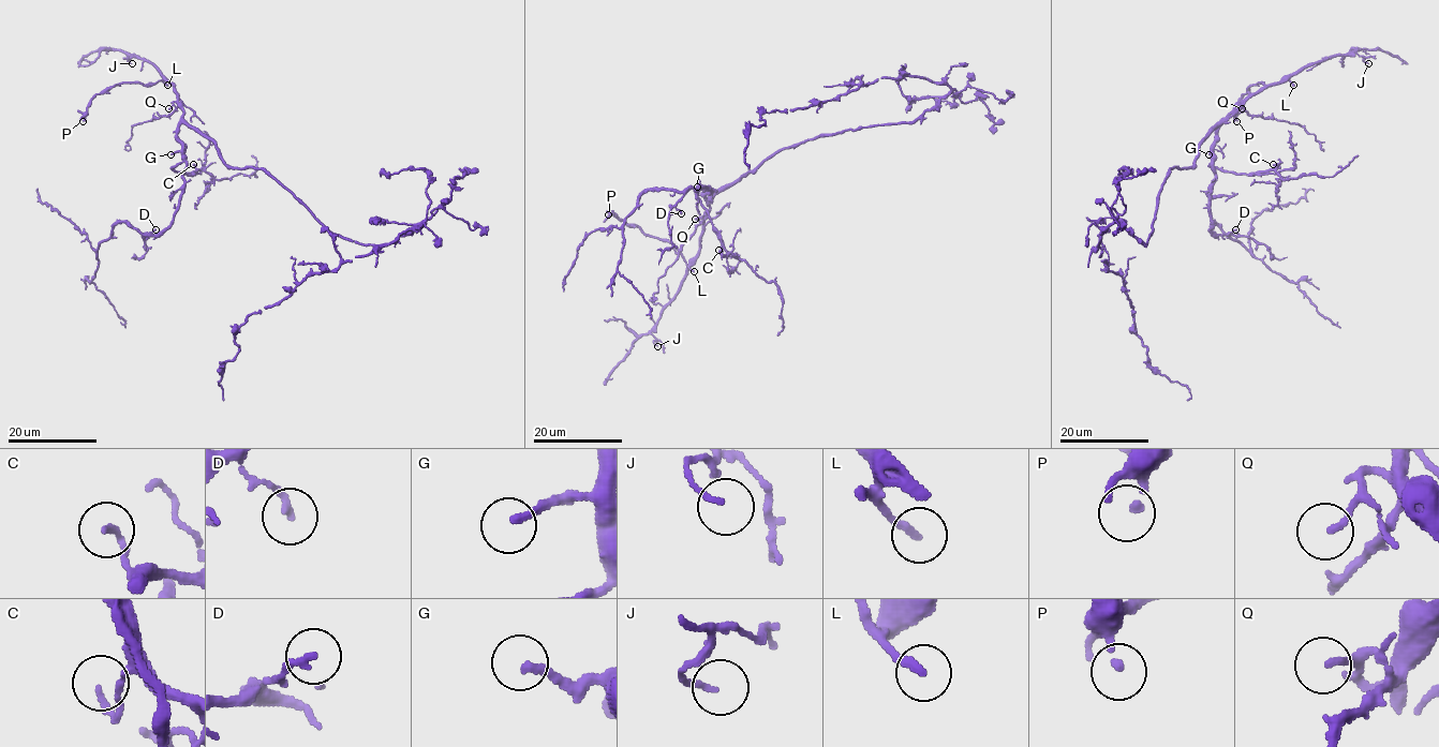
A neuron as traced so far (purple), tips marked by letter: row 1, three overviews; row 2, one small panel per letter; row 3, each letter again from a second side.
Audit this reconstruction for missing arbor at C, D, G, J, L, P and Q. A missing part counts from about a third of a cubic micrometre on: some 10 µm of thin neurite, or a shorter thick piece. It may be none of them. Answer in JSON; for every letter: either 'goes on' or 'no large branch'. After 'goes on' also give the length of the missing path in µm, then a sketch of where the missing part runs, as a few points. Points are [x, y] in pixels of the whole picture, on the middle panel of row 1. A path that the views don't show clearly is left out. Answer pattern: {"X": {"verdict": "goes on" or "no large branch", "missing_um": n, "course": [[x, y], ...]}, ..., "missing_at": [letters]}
{"C": {"verdict": "no large branch"}, "D": {"verdict": "no large branch"}, "G": {"verdict": "goes on", "missing_um": 20, "course": [[697, 187], [653, 184], [643, 198]]}, "J": {"verdict": "no large branch"}, "L": {"verdict": "no large branch"}, "P": {"verdict": "no large branch"}, "Q": {"verdict": "no large branch"}, "missing_at": ["G"]}

